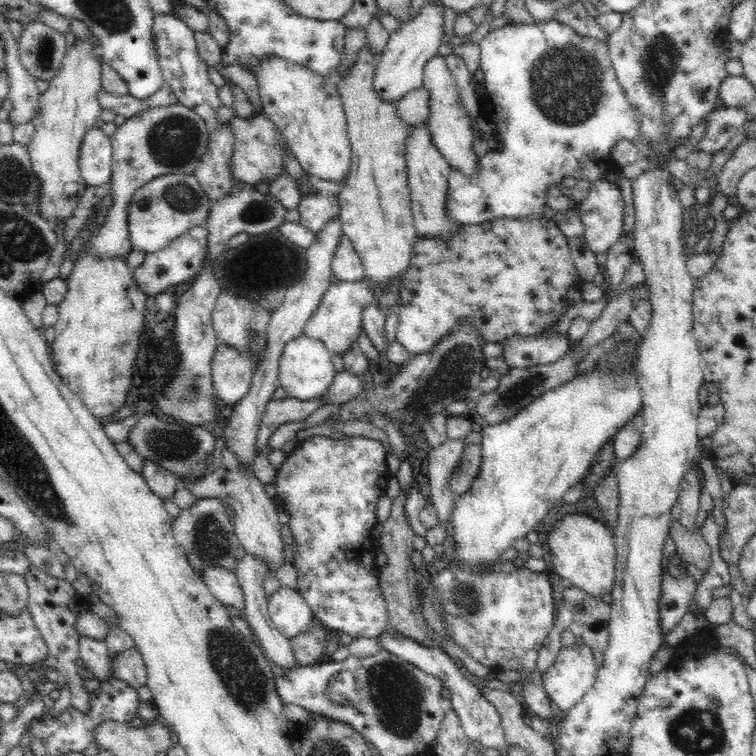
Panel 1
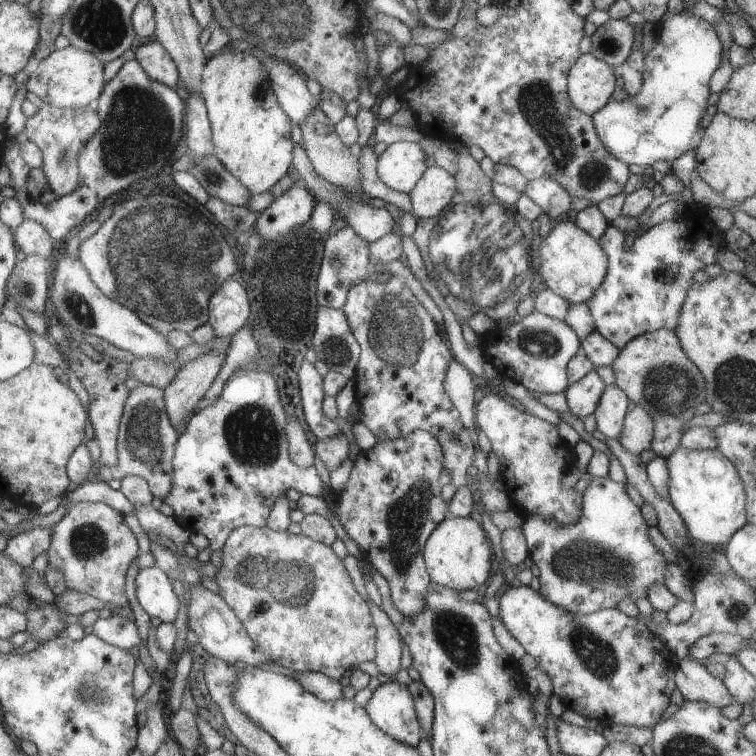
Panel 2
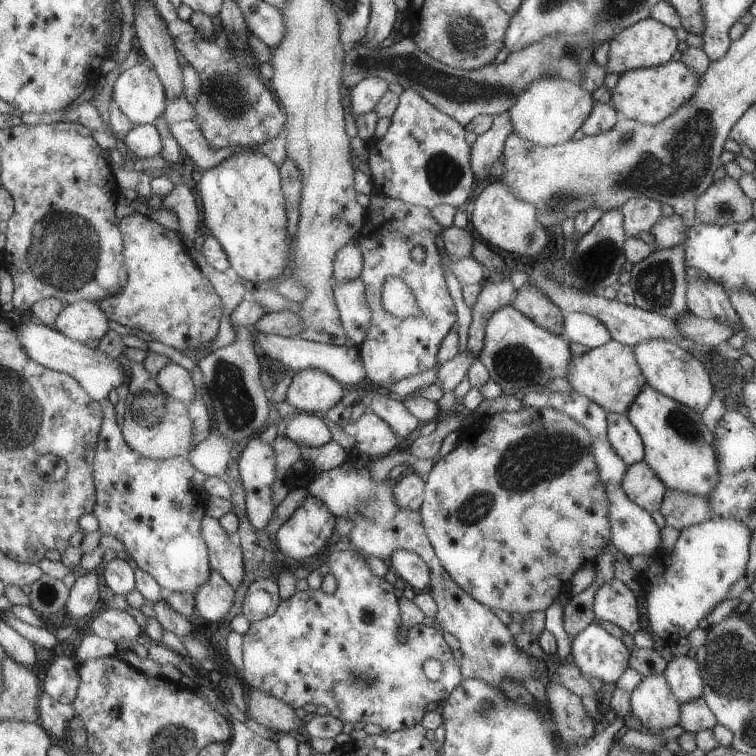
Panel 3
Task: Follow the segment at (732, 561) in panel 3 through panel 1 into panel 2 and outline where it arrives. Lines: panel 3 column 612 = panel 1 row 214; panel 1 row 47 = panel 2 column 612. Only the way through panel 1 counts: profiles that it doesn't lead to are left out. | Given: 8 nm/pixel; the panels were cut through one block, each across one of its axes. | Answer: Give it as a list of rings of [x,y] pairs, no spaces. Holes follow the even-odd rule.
[[[593,478],[590,484],[582,485],[582,516],[576,524],[560,526],[544,516],[523,518],[522,530],[529,556],[540,570],[539,593],[566,611],[574,614],[590,614],[600,609],[617,608],[620,600],[630,596],[634,602],[648,596],[652,584],[665,584],[669,572],[666,558],[649,538],[650,526],[641,508],[626,493],[624,483],[606,478]]]

